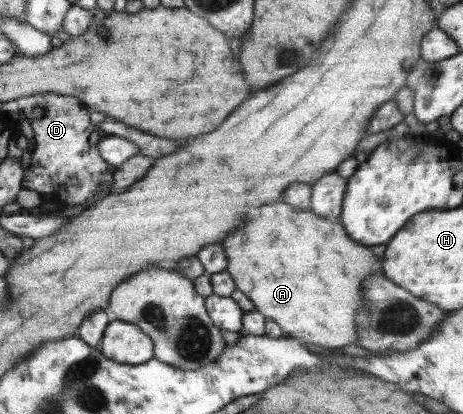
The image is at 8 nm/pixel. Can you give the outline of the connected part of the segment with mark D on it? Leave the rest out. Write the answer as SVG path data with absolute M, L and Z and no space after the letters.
M45 92L30 96L22 96L16 99L16 104L20 106L22 115L30 121L34 130L33 142L35 144L29 167L23 172L23 188L36 191L42 196L44 201L56 202L59 205L70 204L80 205L87 203L90 199L100 195L103 188L109 188L114 184L114 170L107 160L100 153L94 150L88 142L90 132L98 130L91 120L91 112L75 96L61 95L55 92Z

